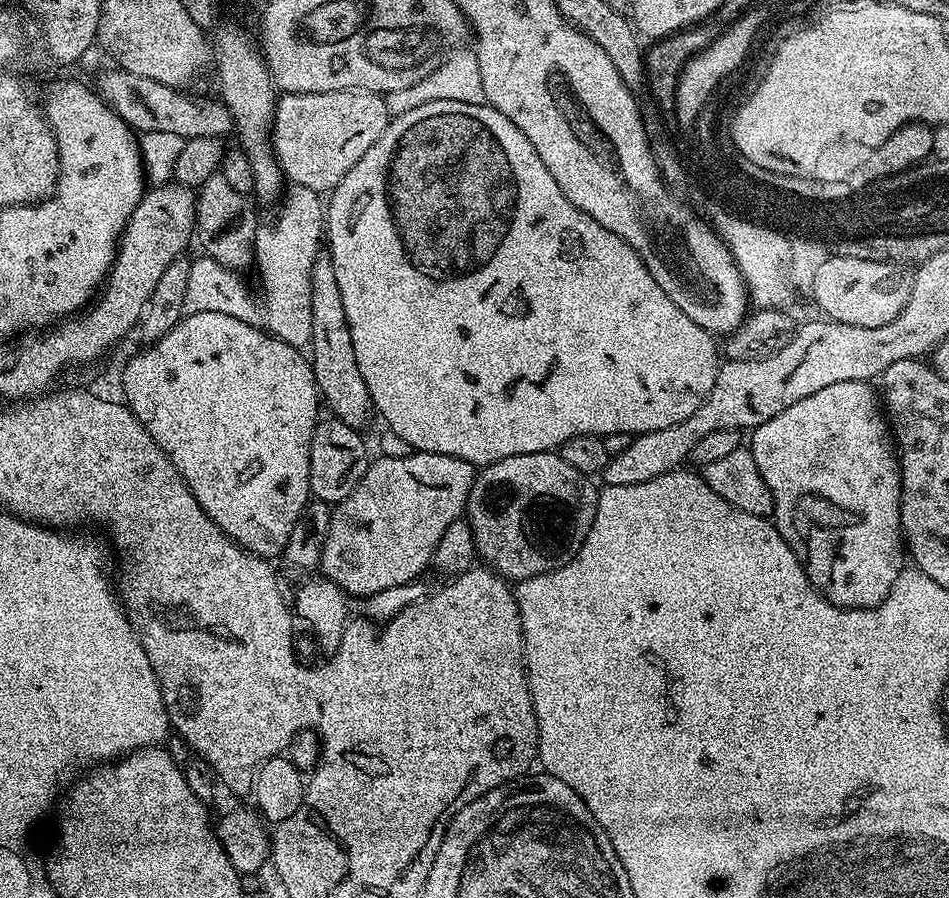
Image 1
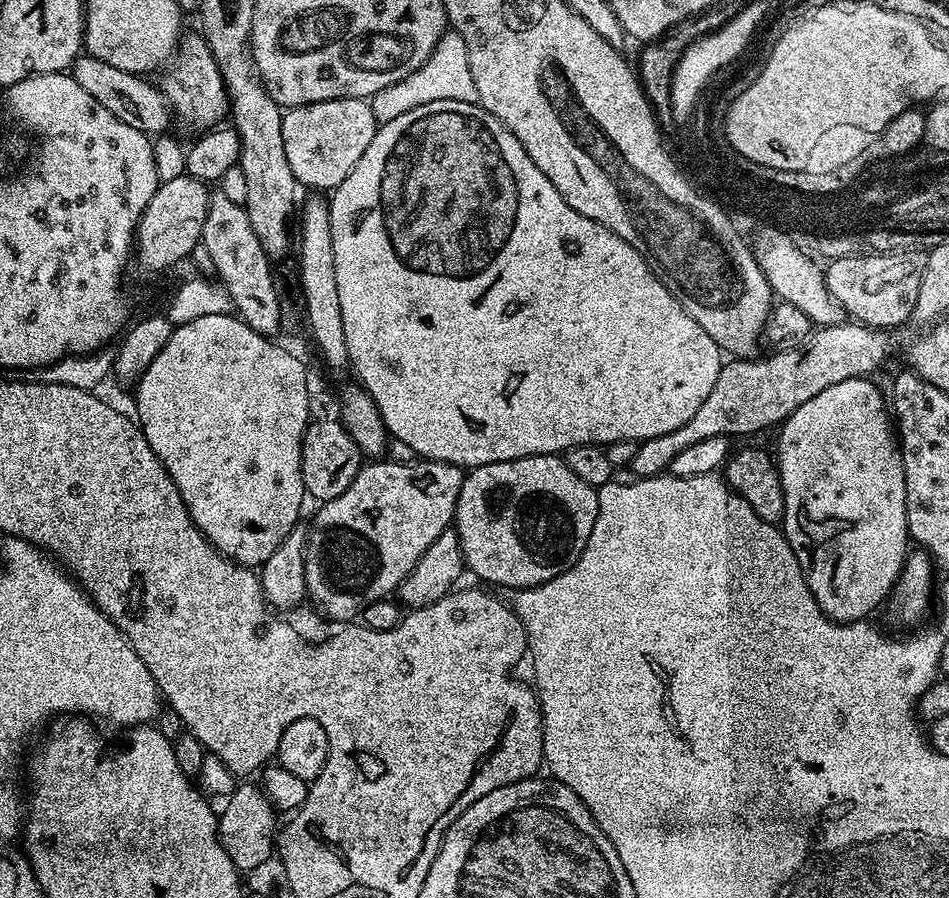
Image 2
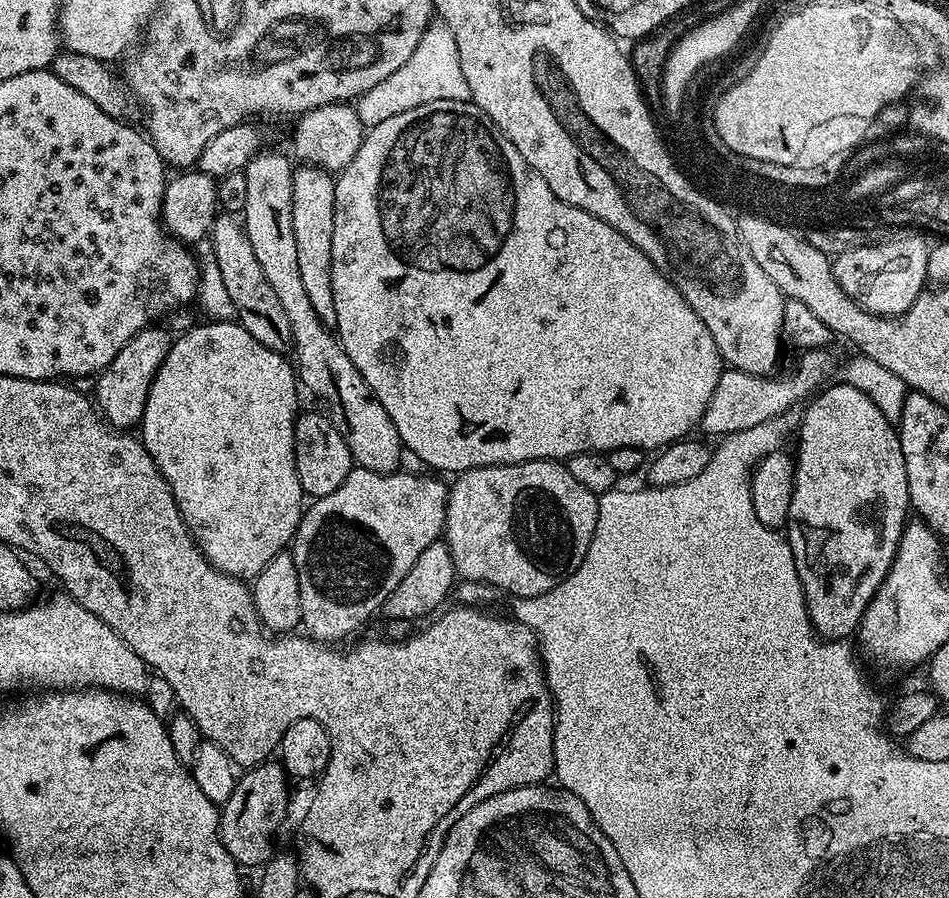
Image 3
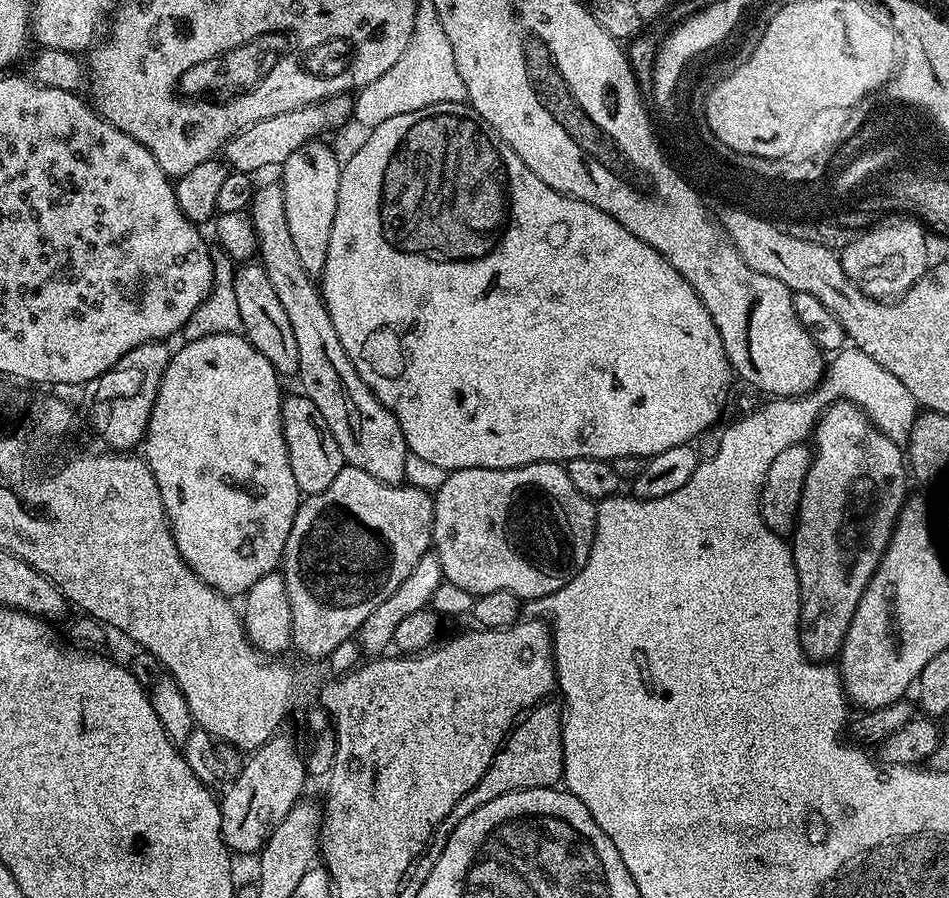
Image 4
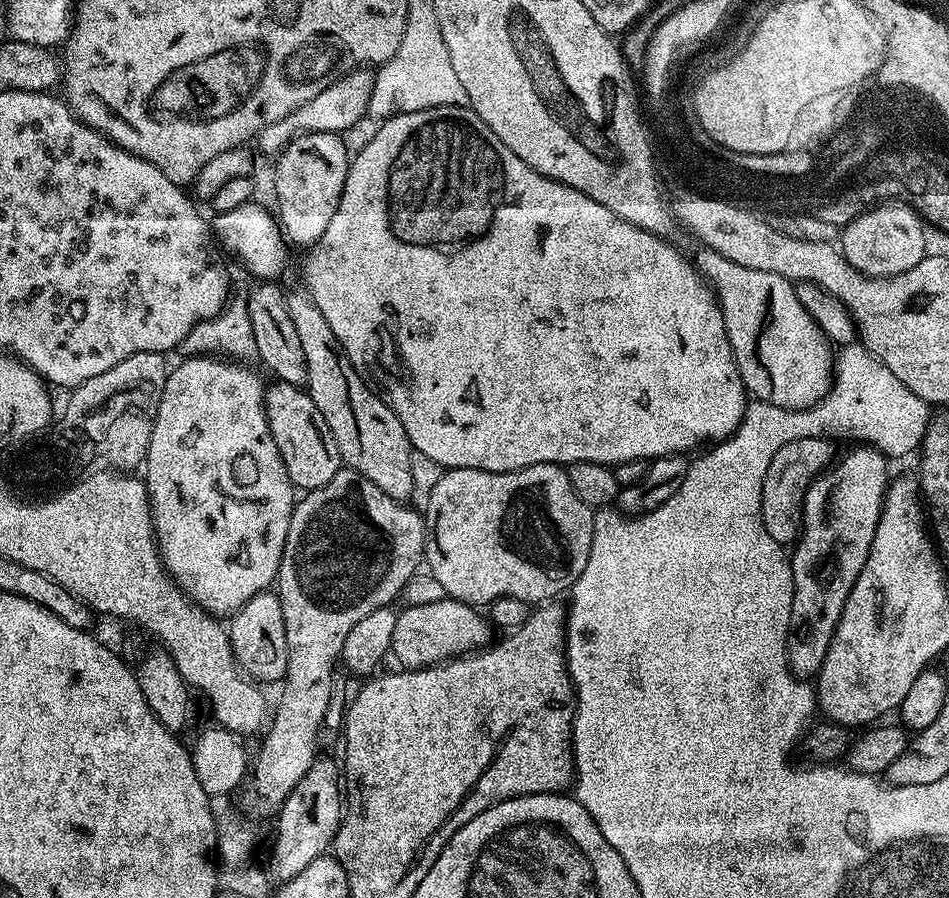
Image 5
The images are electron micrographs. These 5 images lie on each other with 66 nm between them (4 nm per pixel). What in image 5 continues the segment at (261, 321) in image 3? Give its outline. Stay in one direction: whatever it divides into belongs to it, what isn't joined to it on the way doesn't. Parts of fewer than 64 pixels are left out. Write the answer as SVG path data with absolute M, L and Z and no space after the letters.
M260 282L257 283L255 286L256 289L251 289L248 292L248 309L250 310L250 326L254 326L254 342L256 343L256 356L258 360L261 360L262 363L265 364L266 367L269 368L270 371L273 372L273 377L276 380L285 380L287 384L295 384L297 386L304 386L307 385L308 379L306 378L306 354L302 354L302 345L300 339L298 339L298 333L296 328L294 327L294 321L290 318L290 310L288 309L288 302L286 299L286 292L285 289L279 288L279 283L276 282Z

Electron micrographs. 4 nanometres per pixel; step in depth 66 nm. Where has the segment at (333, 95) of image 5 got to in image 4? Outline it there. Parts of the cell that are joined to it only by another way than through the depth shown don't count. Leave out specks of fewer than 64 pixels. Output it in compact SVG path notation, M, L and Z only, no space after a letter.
M349 95L333 96L318 104L307 104L298 110L286 110L270 118L254 122L248 129L242 129L224 143L222 149L223 163L233 172L256 174L259 168L268 168L271 164L283 166L286 158L294 154L302 145L315 141L322 132L334 130L351 119L354 104Z

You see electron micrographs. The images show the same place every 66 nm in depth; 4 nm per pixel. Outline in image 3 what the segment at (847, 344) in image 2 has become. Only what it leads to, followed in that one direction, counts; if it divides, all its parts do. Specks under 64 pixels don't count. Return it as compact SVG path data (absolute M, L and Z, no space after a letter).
M822 348L801 351L800 361L785 376L780 376L781 374L755 376L735 370L721 371L718 386L706 406L704 417L700 419L699 431L704 431L705 437L723 438L738 430L750 430L750 426L758 426L758 422L766 422L770 418L783 416L785 412L795 409L797 407L795 404L799 400L807 401L825 383L823 380L831 374L830 353L831 351Z

